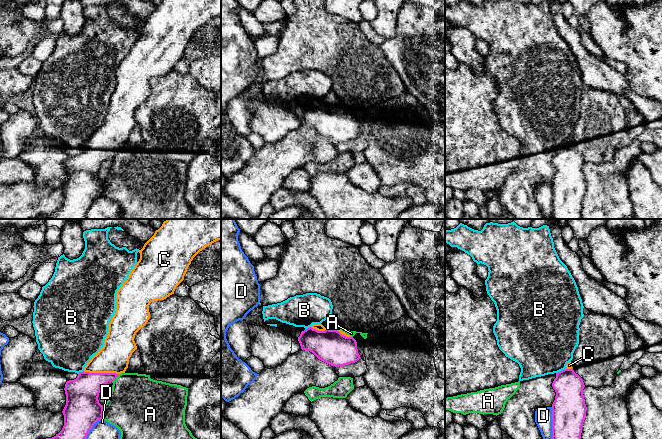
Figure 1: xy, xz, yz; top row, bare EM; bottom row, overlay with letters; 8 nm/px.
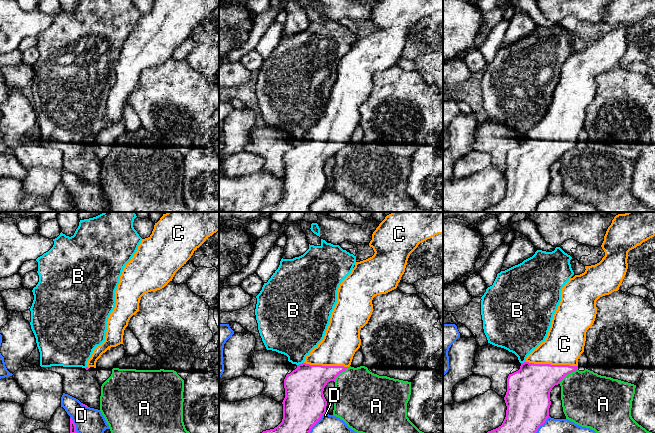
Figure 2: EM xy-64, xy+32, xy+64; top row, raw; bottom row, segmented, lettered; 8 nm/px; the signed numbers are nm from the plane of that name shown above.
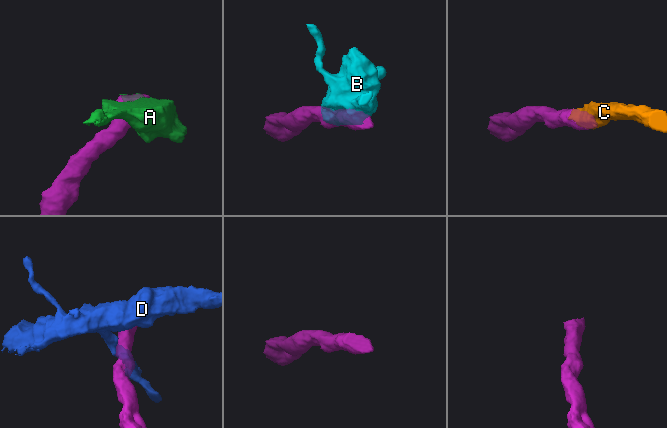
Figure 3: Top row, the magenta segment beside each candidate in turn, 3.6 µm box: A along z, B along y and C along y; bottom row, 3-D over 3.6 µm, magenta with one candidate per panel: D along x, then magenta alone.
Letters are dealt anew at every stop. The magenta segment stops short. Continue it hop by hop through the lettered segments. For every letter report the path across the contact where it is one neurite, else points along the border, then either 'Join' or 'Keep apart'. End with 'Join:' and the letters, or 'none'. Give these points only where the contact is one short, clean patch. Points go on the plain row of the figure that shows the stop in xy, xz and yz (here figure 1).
A: Boundary: xy (102, 181), (103, 194). Keep apart
B: Boundary: yz (564, 144), (556, 149). Keep apart
C: Join
D: Boundary: yz (552, 183), (552, 214), (550, 216). Keep apart
Join: C

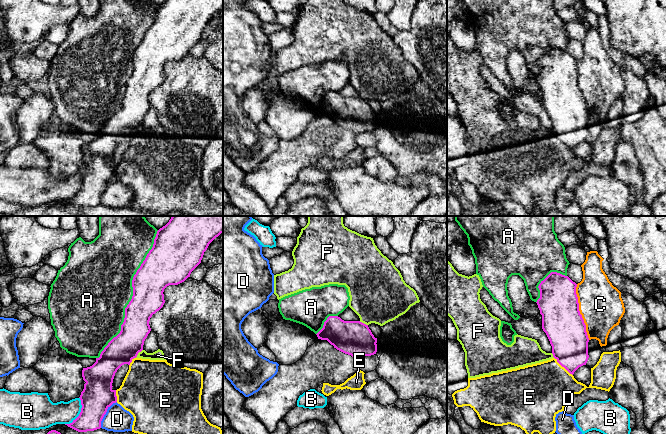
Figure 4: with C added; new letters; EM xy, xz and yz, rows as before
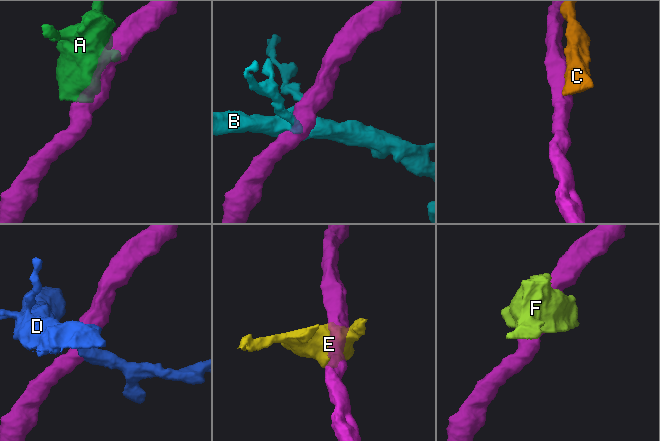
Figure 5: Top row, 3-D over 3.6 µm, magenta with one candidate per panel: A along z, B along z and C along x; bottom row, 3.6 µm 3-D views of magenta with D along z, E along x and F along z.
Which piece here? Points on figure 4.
A: Keep apart
B: Keep apart
C: Keep apart
D: Boundary: xy (116, 177), (107, 185), (100, 203). Keep apart
E: Boundary: yz (554, 133), (572, 151). Keep apart
F: Boundary: xy (142, 125), (135, 133). Keep apart
Join: none

